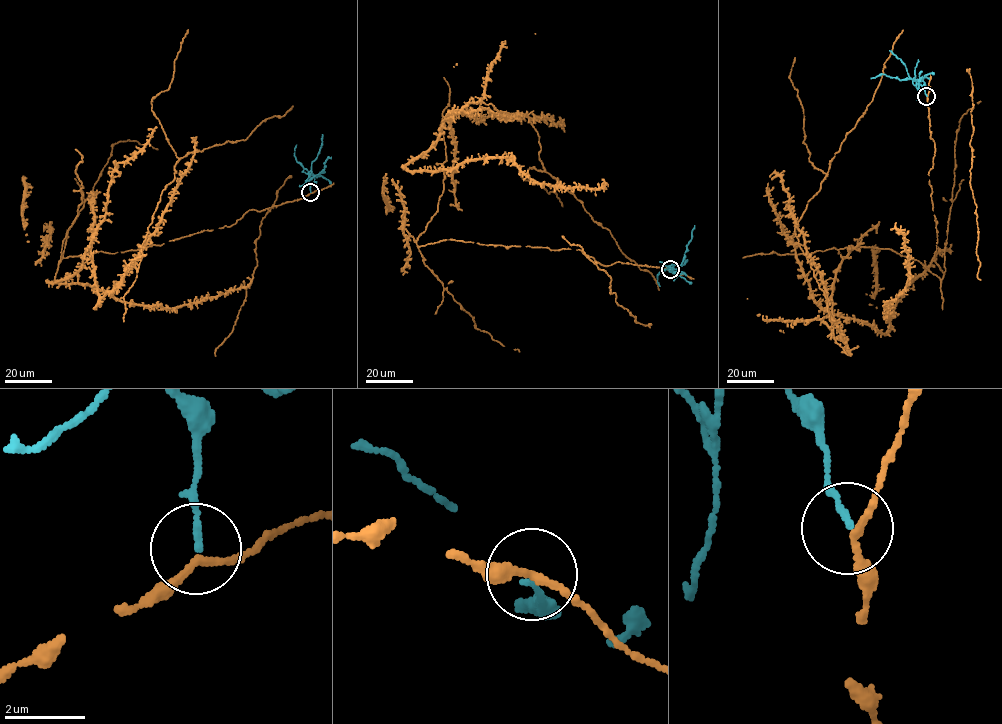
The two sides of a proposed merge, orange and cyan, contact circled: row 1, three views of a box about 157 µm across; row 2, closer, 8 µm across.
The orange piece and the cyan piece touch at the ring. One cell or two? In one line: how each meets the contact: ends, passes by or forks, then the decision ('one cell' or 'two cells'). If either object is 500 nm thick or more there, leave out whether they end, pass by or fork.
orange passes by | cyan ends | two cells

